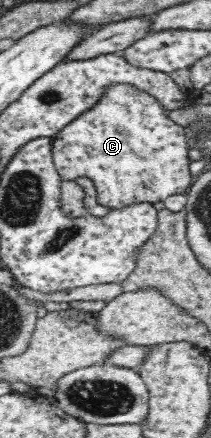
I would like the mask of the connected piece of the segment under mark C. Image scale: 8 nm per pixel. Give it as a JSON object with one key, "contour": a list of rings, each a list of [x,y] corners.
{"contour":[[[111,85],[101,97],[101,100],[91,110],[80,114],[72,123],[69,123],[52,138],[52,159],[63,181],[76,180],[81,177],[91,179],[97,189],[98,201],[110,210],[127,206],[127,204],[133,204],[133,202],[150,202],[151,204],[161,206],[163,201],[169,198],[169,196],[186,193],[194,179],[189,173],[189,163],[191,160],[188,157],[188,149],[191,142],[185,132],[184,126],[179,126],[169,119],[167,112],[157,103],[156,98],[133,88],[131,85]]]}

